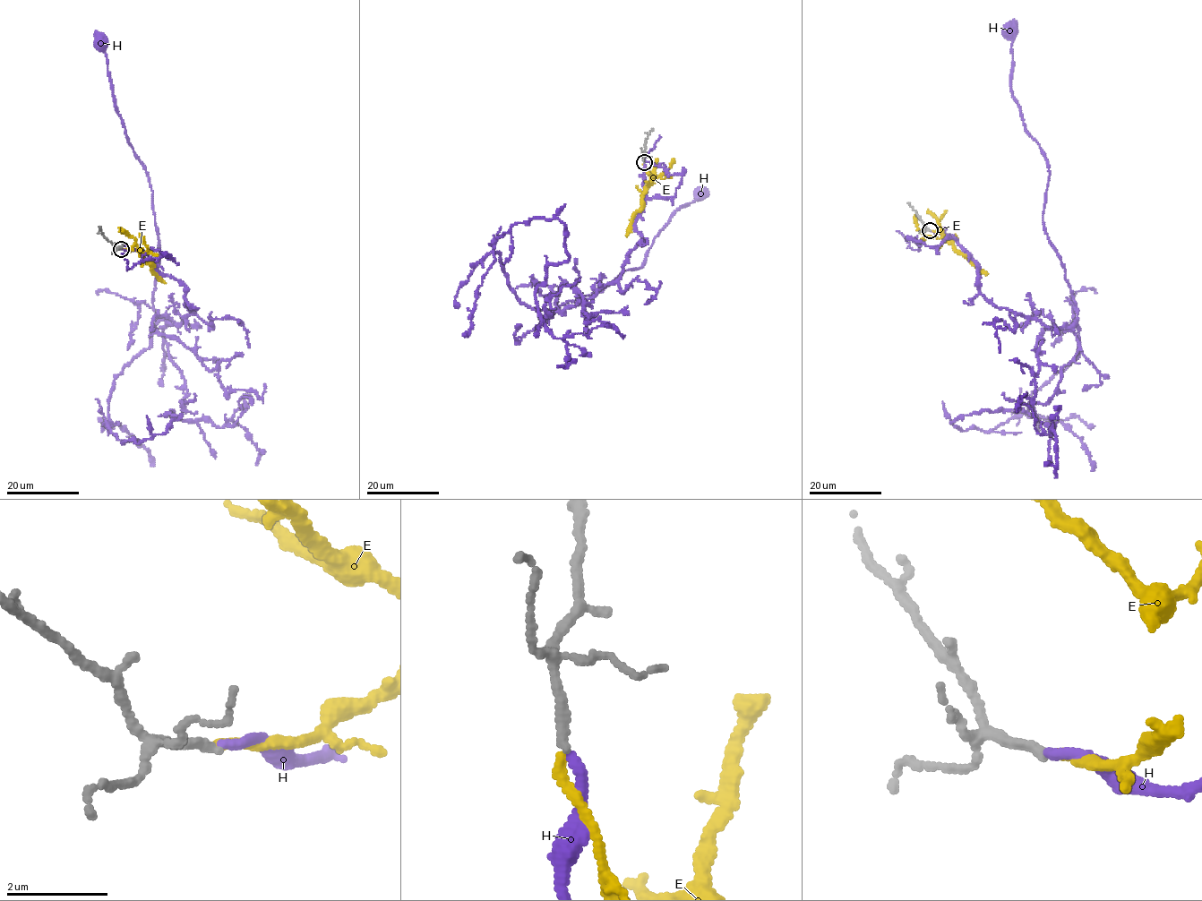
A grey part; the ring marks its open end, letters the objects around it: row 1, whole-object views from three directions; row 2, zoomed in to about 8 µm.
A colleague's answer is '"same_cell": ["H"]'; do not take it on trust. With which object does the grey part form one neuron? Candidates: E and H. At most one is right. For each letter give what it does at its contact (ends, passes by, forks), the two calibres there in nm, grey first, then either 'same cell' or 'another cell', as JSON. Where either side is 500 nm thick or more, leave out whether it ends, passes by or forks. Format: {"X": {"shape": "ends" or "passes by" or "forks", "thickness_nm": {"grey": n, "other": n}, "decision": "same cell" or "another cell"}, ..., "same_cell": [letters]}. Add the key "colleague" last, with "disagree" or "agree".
{"E": {"shape": "ends", "thickness_nm": {"grey": 170, "other": 180}, "decision": "another cell"}, "H": {"shape": "ends", "thickness_nm": {"grey": 170, "other": 190}, "decision": "same cell"}, "same_cell": ["H"], "colleague": "agree"}

